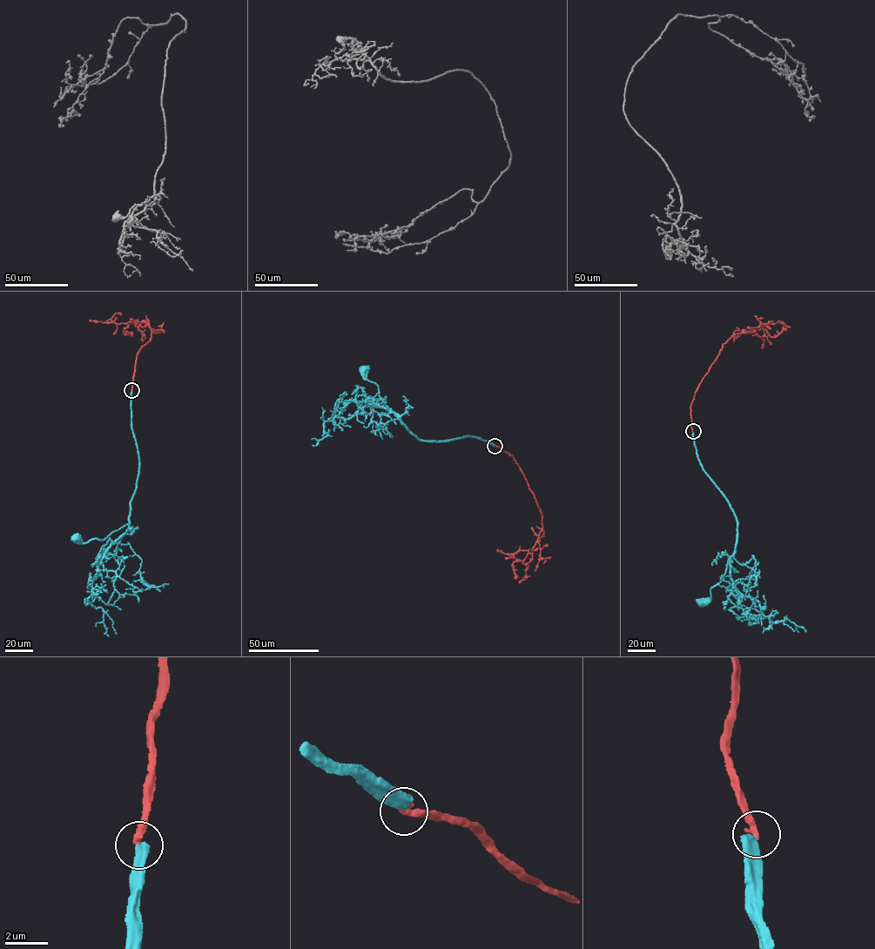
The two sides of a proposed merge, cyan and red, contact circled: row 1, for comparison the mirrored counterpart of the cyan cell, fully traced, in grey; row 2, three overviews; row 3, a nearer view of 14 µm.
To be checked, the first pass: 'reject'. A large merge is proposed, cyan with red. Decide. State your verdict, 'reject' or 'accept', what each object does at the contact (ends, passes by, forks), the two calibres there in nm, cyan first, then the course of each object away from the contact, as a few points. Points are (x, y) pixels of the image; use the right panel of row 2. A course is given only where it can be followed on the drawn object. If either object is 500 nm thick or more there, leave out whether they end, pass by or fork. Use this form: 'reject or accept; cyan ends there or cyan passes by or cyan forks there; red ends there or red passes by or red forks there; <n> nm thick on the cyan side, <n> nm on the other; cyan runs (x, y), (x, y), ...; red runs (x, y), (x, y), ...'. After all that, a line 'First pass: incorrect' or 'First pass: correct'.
reject; cyan ends there; red ends there; 420 nm thick on the cyan side, 320 nm on the other; cyan runs (693, 431), (700, 465), (737, 521), (736, 550), (730, 555), (722, 552), (729, 558), (726, 570), (702, 602); red runs (693, 431), (690, 406), (694, 393), (723, 344), (734, 335), (756, 328), (757, 335), (763, 339), (765, 324)
First pass: correct

